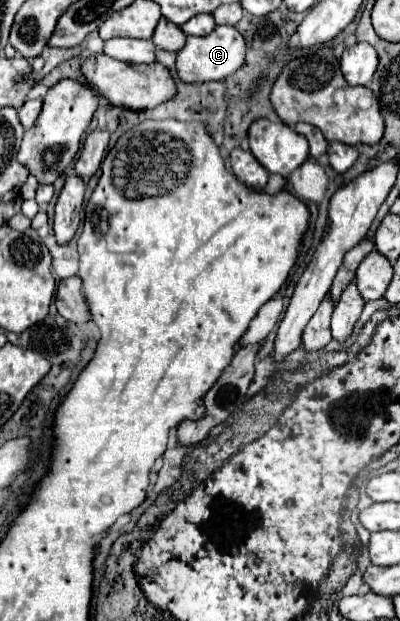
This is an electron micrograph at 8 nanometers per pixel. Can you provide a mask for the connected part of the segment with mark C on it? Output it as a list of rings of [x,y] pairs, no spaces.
[[[216,26],[214,32],[208,36],[188,36],[186,46],[178,52],[176,70],[184,82],[210,82],[210,80],[224,80],[226,76],[234,74],[244,62],[244,38],[238,34],[234,26]]]

